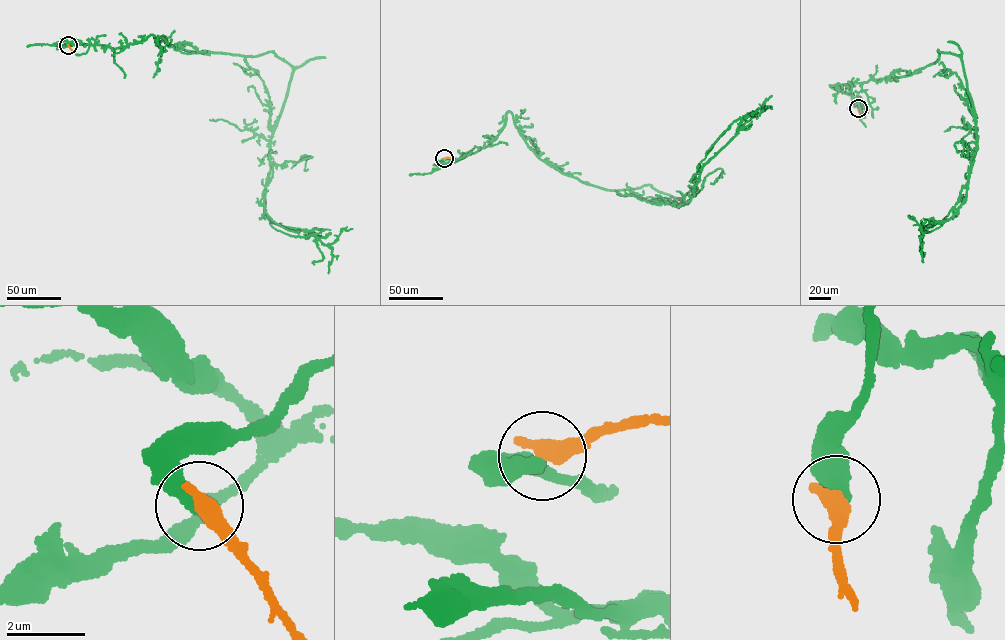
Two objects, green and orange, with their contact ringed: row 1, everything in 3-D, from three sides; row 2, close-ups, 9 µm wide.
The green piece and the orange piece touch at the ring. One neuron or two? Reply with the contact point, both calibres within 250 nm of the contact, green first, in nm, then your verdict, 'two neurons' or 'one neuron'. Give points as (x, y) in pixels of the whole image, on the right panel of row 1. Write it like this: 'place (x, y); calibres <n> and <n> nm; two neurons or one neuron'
place (858, 108); calibres 400 and 480 nm; two neurons

